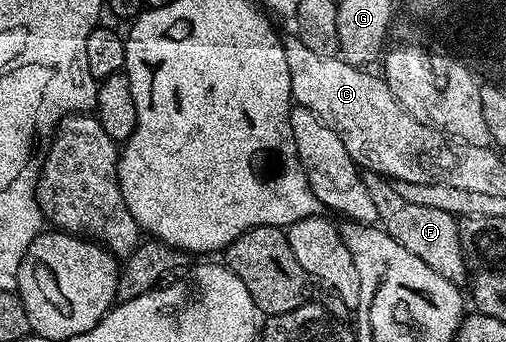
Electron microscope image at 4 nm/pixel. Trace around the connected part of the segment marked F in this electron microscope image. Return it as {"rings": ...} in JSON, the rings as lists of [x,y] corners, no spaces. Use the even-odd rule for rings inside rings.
{"rings":[[[368,172],[364,176],[364,181],[370,190],[370,198],[374,201],[379,227],[390,233],[402,246],[406,246],[406,250],[418,254],[418,258],[422,258],[422,262],[426,262],[426,266],[430,266],[430,270],[434,270],[442,278],[451,280],[457,286],[463,285],[463,280],[465,283],[469,279],[470,264],[469,261],[468,264],[464,261],[466,253],[460,241],[460,225],[457,217],[446,214],[446,210],[433,210],[431,206],[418,206],[418,202],[410,202],[402,198],[399,187],[391,179],[381,176],[379,172]]]}

